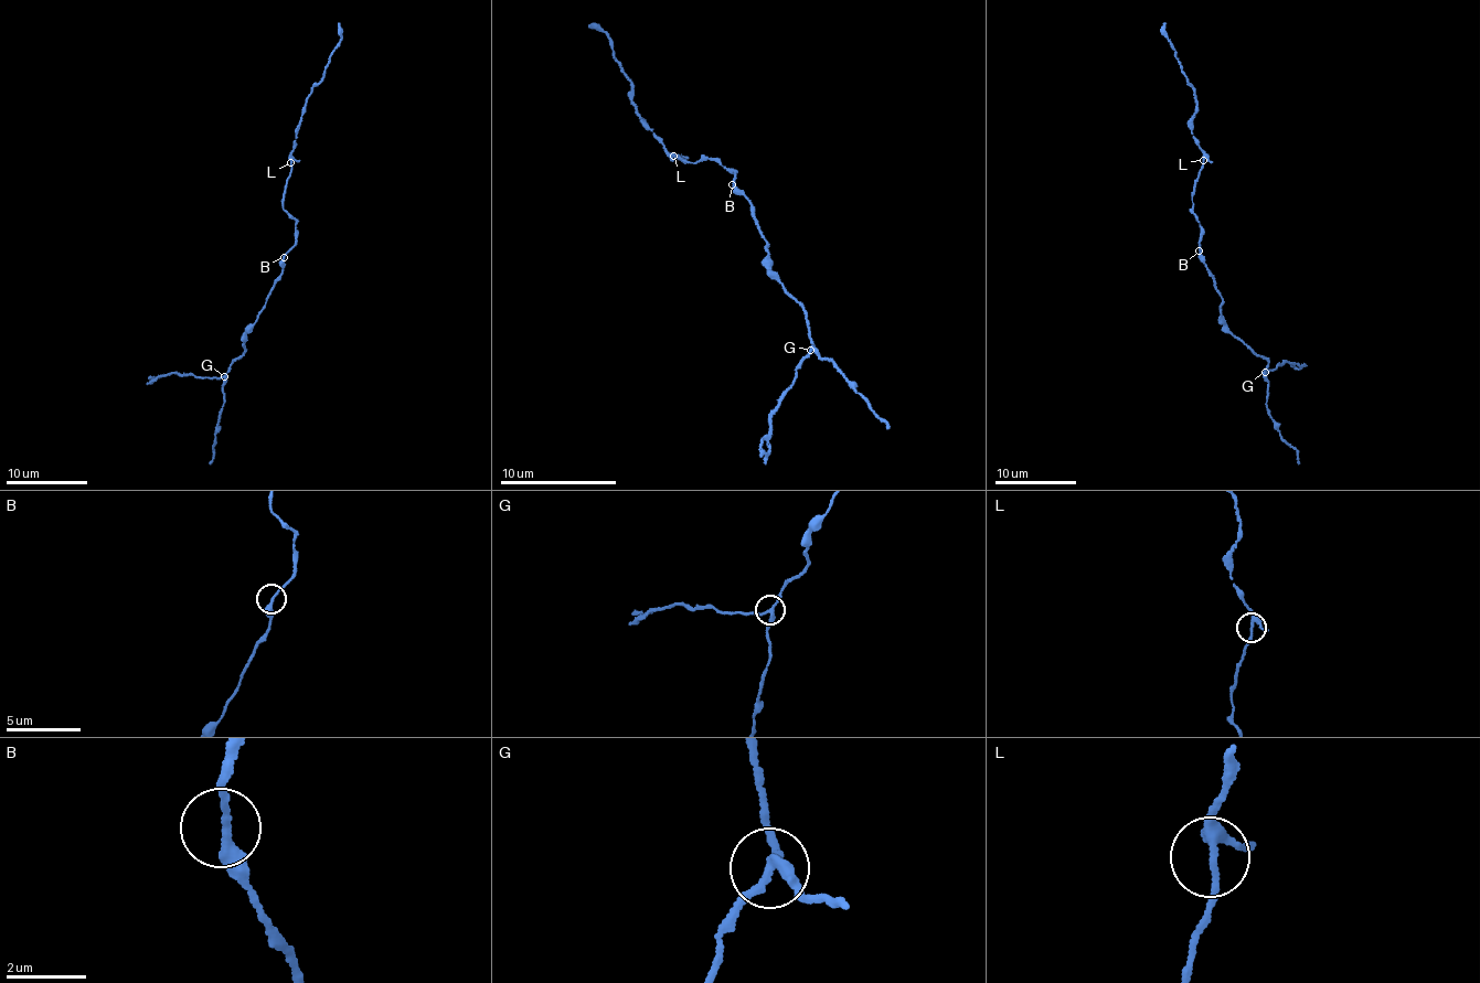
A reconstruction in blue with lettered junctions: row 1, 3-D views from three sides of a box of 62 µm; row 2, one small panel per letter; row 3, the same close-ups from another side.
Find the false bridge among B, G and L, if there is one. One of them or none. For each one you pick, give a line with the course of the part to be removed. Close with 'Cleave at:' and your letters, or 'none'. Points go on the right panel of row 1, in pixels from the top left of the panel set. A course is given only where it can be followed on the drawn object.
G: Course of the part to remove: (1265, 371), (1285, 361), (1306, 365)
Cleave at: G

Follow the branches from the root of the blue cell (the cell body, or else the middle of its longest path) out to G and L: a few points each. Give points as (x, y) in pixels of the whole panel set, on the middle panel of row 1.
G: (735, 188), (753, 205), (776, 280), (800, 306), (812, 339), (810, 350)
L: (735, 188), (736, 171), (719, 161), (684, 161), (673, 156)

